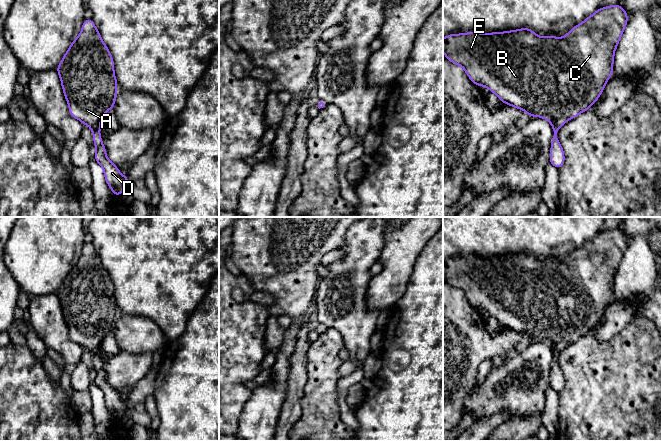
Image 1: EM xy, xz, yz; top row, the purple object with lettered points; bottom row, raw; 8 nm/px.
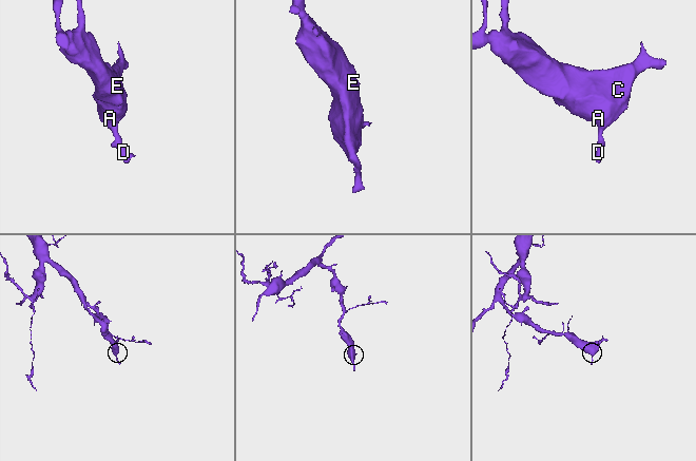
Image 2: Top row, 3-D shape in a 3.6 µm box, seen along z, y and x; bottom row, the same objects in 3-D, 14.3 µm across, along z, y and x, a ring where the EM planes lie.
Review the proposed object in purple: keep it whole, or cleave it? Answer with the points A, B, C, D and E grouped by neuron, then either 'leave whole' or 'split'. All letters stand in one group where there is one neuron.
A B C D E | leave whole

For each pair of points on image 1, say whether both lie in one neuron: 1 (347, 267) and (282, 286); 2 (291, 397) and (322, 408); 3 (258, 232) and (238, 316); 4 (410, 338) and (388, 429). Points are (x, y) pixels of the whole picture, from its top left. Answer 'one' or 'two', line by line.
1: two
2: two
3: two
4: one

